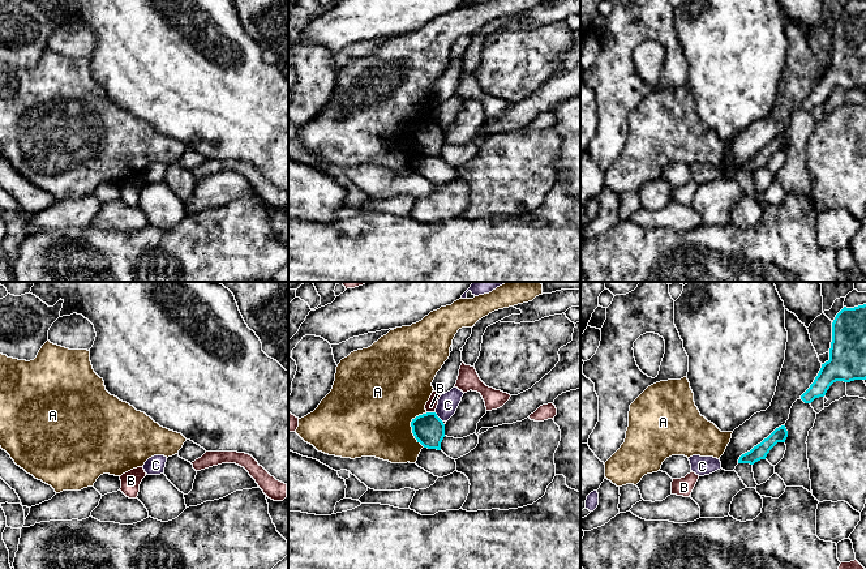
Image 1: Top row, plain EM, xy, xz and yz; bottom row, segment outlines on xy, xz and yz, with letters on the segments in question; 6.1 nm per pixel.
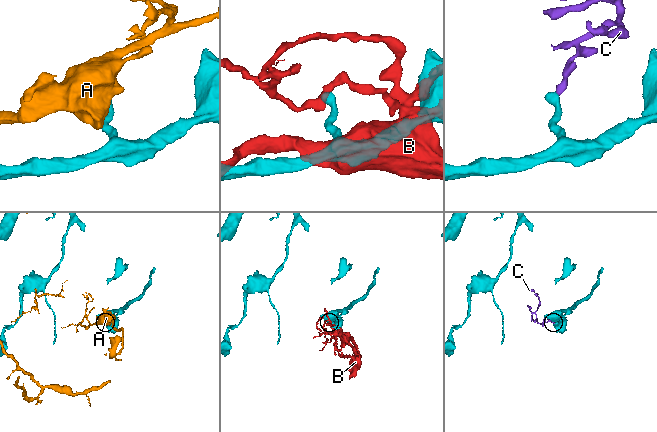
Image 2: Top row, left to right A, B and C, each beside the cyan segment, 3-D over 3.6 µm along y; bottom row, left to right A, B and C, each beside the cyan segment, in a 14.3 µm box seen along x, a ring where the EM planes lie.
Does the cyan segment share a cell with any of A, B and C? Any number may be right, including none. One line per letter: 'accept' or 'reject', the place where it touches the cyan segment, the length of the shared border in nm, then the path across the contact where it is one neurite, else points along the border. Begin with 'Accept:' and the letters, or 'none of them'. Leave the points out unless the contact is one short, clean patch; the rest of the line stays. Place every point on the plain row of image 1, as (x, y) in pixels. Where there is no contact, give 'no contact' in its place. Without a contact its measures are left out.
Accept: none of them
A: reject; meets cyan in xz at (411, 133); contact 220 nm long
B: reject; meets cyan in xz at (431, 120); contact 50 nm long; border along xz (427, 119), (433, 120)
C: reject; meets cyan in xz at (437, 124); contact 90 nm long; border along xz (434, 119), (442, 129)

